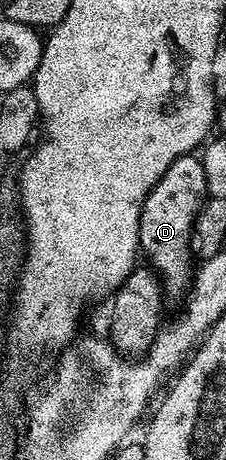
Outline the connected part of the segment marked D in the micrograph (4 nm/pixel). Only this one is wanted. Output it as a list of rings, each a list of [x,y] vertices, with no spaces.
[[[197,154],[181,155],[172,165],[168,165],[168,173],[156,181],[152,193],[142,206],[140,213],[140,229],[138,230],[138,246],[143,256],[150,258],[149,266],[167,292],[181,296],[192,282],[192,252],[190,250],[190,234],[194,228],[196,217],[203,203],[208,198],[204,165]]]

